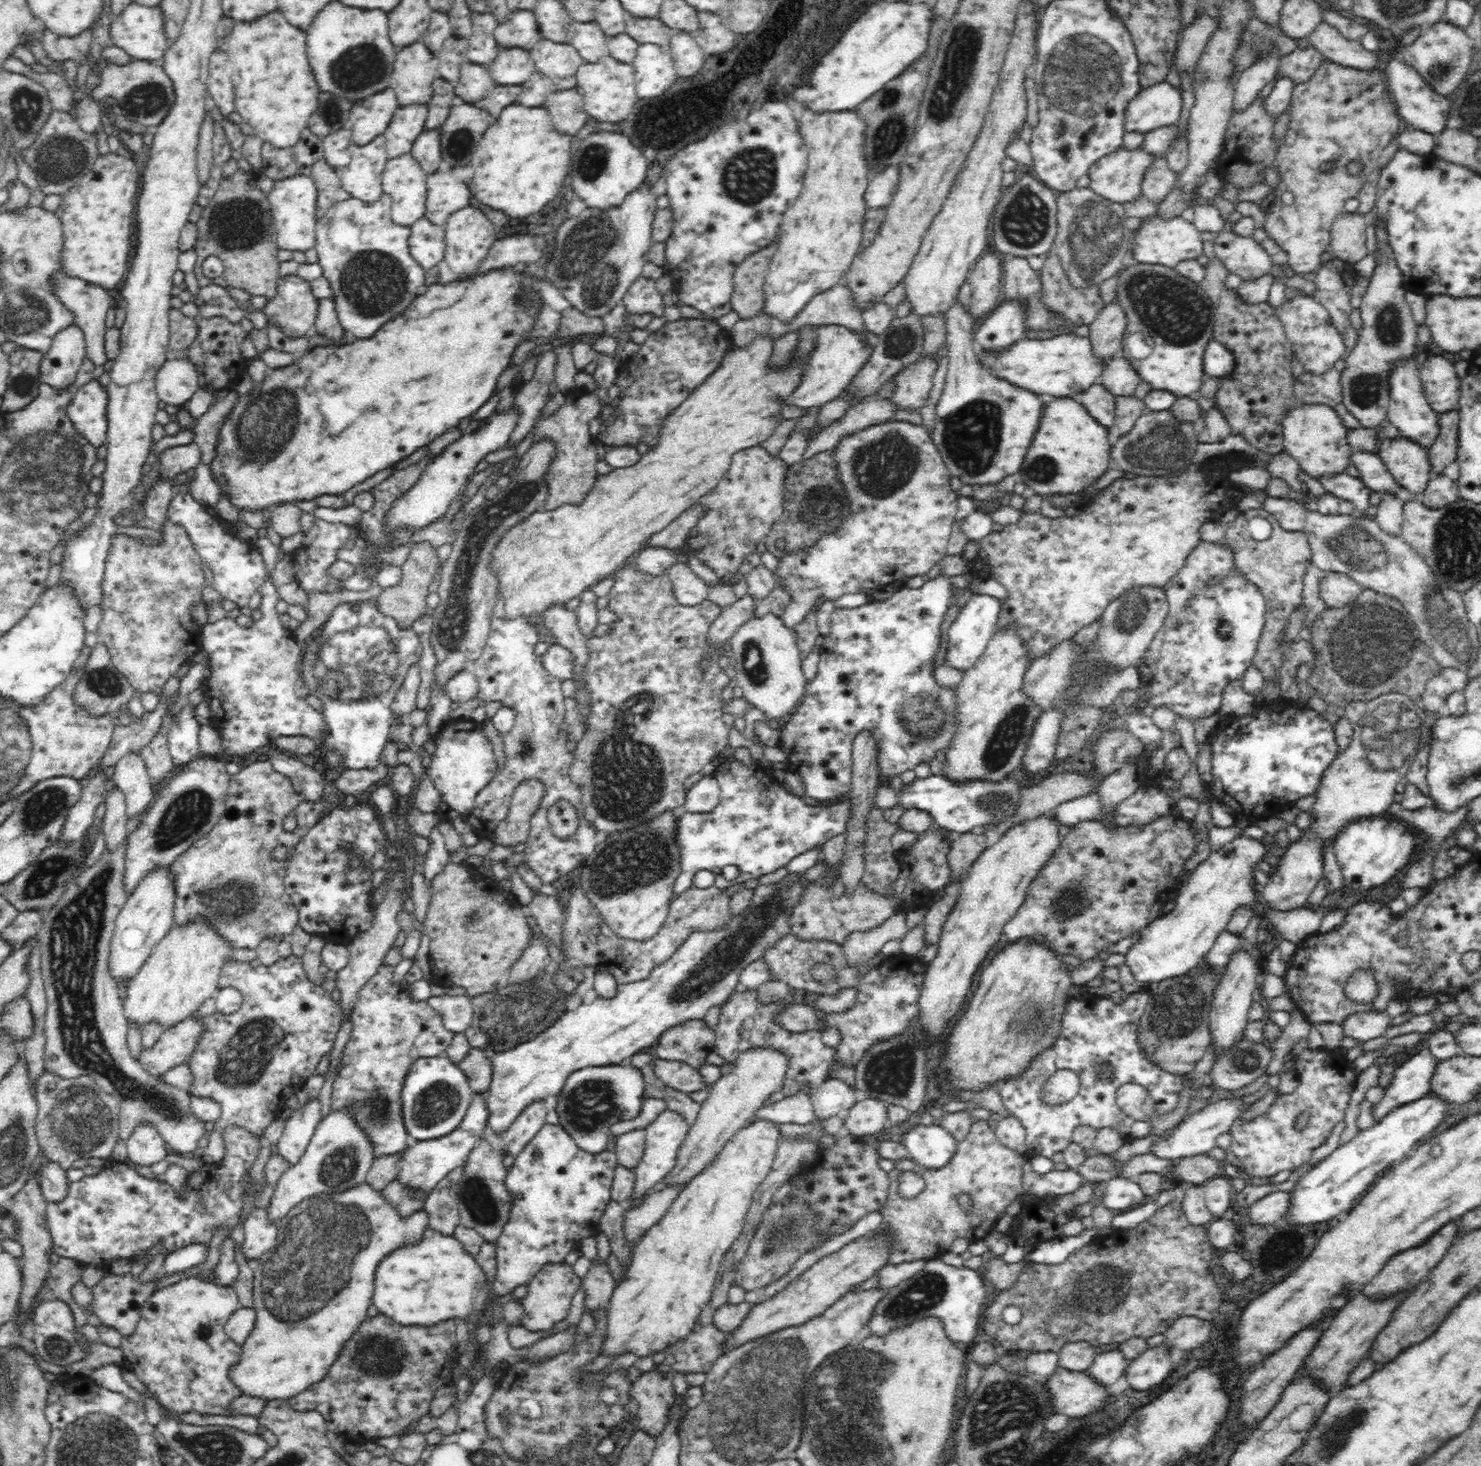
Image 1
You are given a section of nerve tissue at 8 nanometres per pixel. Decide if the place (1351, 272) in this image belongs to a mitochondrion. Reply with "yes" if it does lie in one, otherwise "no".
no

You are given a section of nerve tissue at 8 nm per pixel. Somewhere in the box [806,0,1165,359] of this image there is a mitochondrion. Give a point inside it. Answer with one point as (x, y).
(1081, 74)

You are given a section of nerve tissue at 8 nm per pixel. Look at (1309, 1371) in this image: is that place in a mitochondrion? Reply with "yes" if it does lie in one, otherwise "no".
no

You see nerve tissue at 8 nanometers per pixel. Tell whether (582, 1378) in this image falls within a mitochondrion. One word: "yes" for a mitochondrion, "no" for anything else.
no

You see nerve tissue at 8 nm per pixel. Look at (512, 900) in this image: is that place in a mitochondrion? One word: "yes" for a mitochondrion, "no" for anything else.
no

